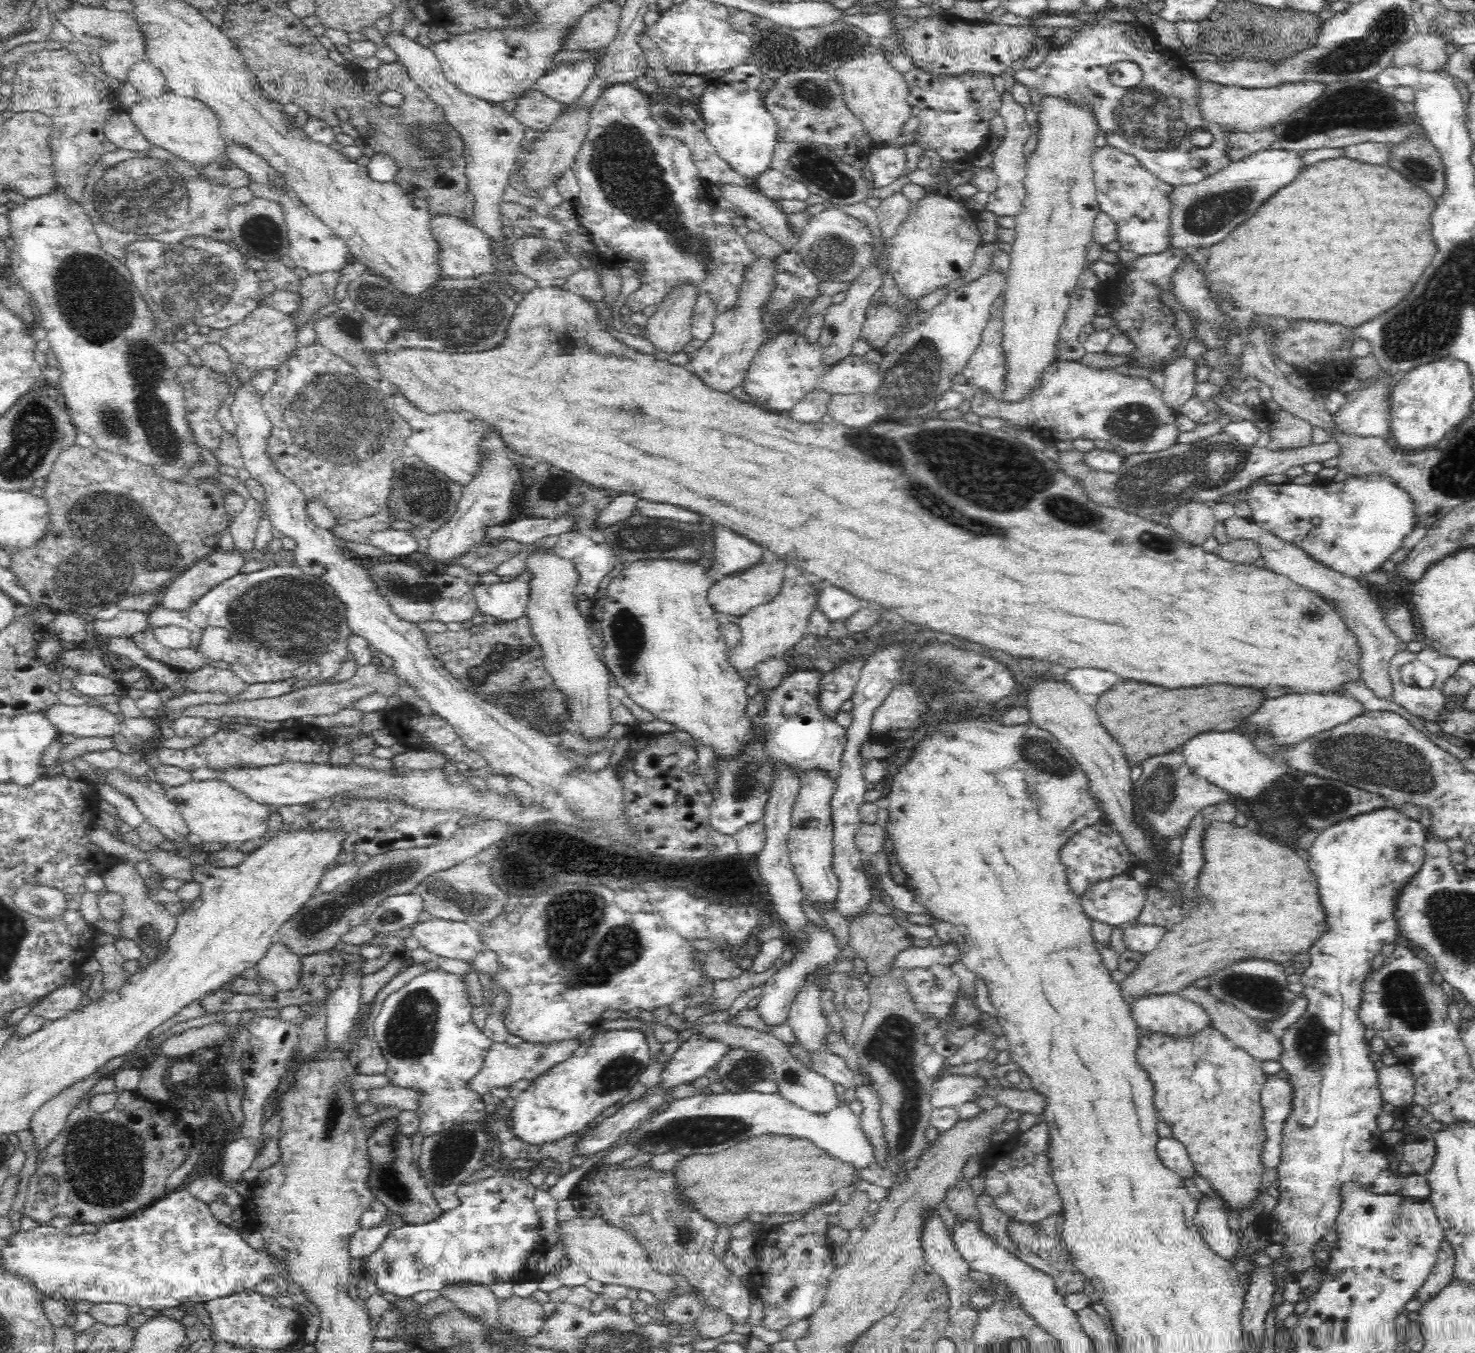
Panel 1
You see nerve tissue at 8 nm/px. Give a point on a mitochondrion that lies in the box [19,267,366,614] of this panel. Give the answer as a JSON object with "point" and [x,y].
{"point":[116,545]}

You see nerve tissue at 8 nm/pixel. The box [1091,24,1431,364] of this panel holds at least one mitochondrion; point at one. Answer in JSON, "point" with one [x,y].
{"point":[1151,120]}

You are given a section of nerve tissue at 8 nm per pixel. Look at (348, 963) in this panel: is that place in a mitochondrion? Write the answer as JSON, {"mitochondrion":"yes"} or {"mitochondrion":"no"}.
{"mitochondrion":"no"}

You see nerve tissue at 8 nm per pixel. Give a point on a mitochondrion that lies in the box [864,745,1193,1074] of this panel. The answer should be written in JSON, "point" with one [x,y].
{"point":[1157,796]}

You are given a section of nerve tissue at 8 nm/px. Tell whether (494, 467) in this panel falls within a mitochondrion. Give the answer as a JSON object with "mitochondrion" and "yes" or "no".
{"mitochondrion":"no"}

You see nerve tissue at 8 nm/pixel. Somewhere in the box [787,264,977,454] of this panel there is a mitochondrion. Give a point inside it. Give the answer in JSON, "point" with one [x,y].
{"point":[913,379]}

